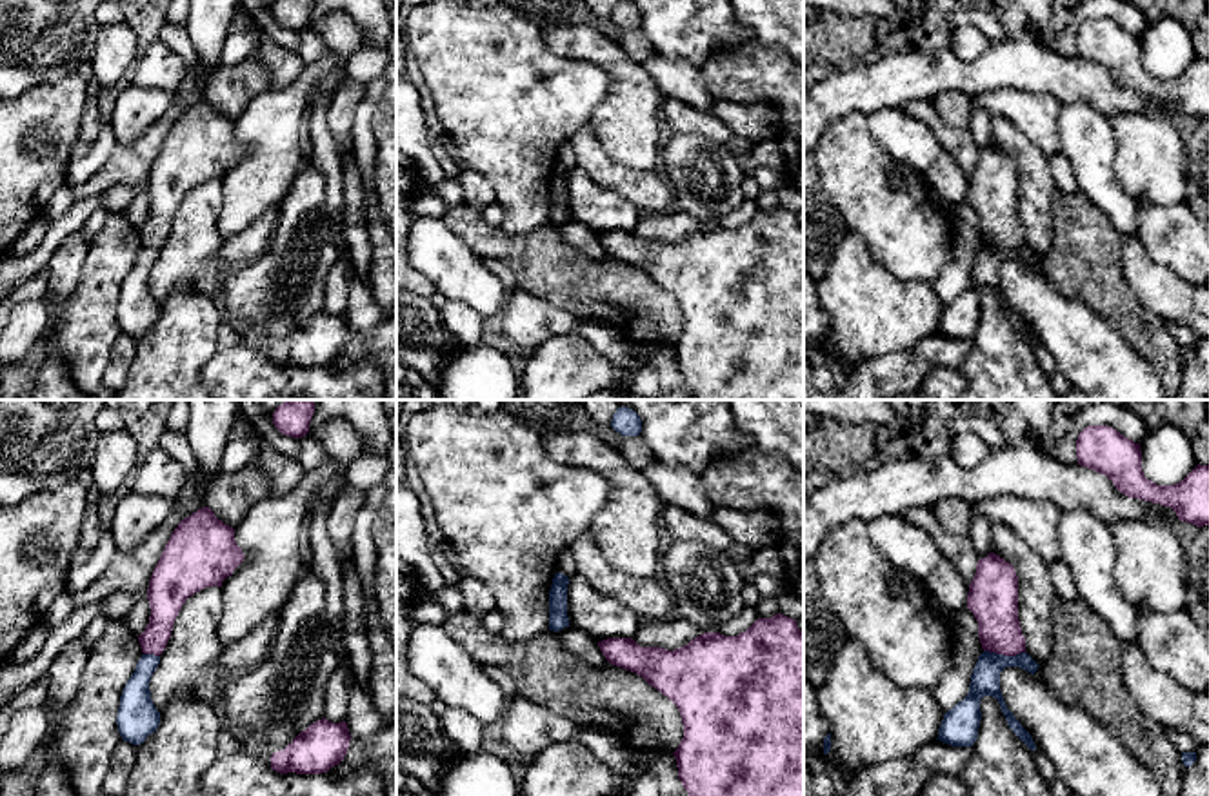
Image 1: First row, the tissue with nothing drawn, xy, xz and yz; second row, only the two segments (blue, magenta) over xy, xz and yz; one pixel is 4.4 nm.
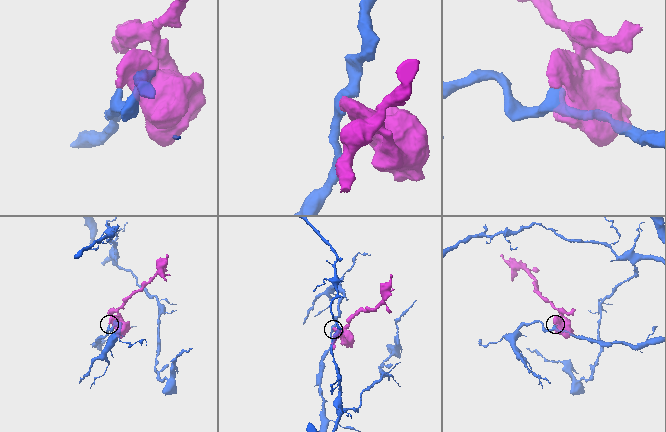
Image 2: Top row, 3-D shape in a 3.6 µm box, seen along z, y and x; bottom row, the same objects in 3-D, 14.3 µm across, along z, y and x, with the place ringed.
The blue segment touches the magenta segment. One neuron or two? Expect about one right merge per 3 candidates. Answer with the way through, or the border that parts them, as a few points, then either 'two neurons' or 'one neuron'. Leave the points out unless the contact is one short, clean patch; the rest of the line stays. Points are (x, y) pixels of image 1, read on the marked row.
border yz (984, 649), (1004, 655), (1024, 653); two neurons

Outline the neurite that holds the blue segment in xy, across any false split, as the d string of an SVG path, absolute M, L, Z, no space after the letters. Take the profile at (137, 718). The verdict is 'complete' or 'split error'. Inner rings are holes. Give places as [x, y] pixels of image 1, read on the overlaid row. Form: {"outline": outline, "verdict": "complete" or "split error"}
{"outline": "M142 654L120 696L116 714L118 732L124 741L133 745L144 743L160 725L160 712L149 691L149 682L158 663L160 656Z", "verdict": "complete"}

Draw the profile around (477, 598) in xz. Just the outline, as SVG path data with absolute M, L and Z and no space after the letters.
M462 574L458 591L462 596L464 612L467 614L482 618L495 609L495 596L484 582Z

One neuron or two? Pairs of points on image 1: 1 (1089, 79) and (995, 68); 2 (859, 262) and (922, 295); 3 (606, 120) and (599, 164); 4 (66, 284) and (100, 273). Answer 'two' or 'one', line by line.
1: one
2: one
3: two
4: two

